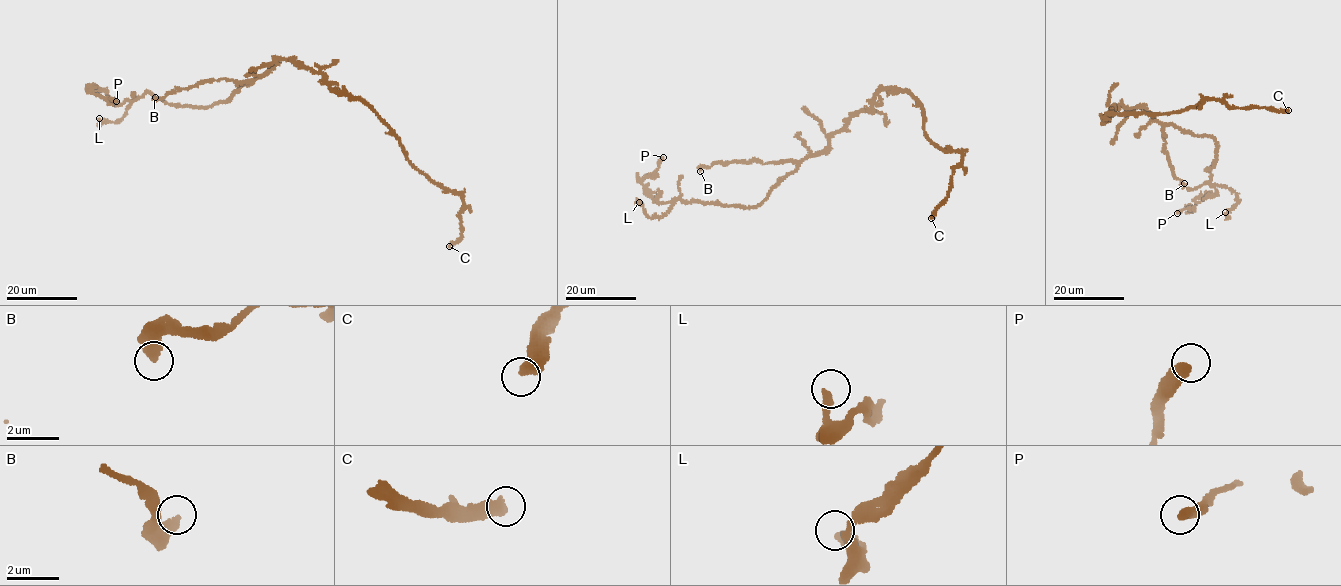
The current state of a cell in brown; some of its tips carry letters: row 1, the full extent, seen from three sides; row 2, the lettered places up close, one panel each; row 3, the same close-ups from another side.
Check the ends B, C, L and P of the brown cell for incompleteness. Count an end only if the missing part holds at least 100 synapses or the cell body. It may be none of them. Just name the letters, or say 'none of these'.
C

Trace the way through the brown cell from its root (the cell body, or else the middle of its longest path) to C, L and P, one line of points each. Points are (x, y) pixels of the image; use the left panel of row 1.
C: (300, 65), (322, 73), (330, 89), (360, 97), (396, 137), (412, 166), (460, 196), (463, 236), (449, 246)
L: (300, 65), (277, 59), (229, 100), (210, 106), (174, 106), (149, 92), (119, 121), (99, 118)
P: (300, 65), (277, 59), (208, 107), (149, 92), (118, 105), (91, 92), (116, 101)

